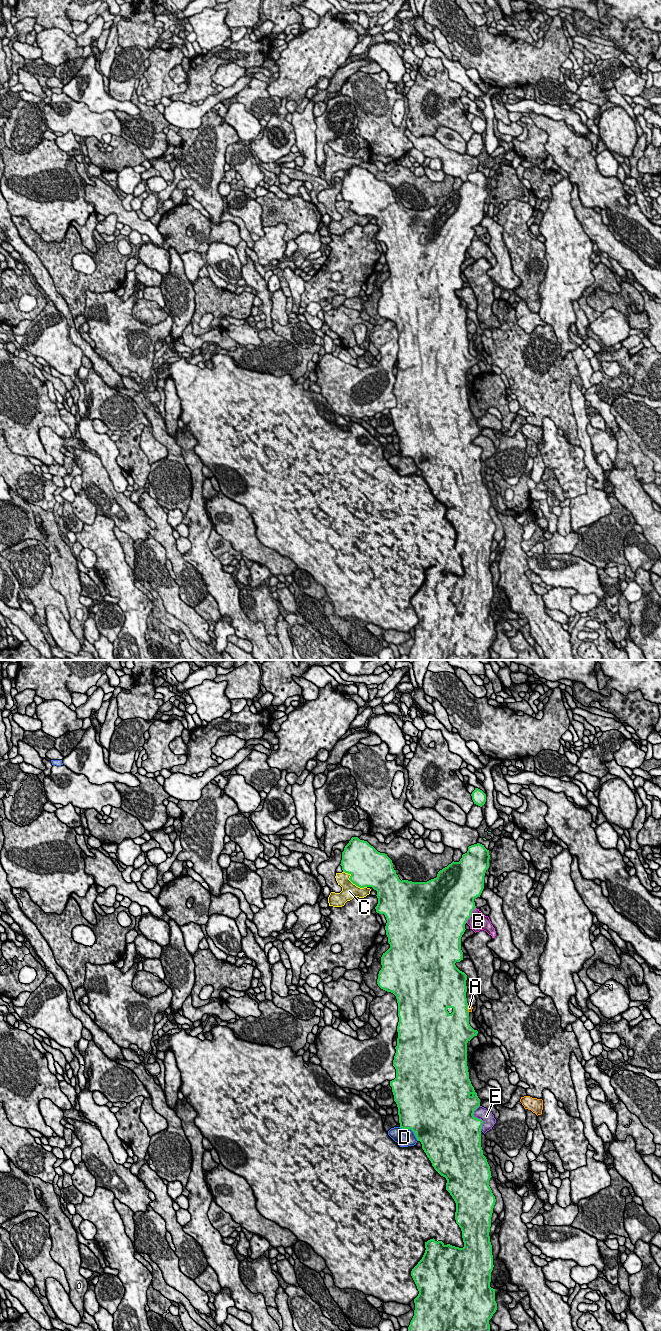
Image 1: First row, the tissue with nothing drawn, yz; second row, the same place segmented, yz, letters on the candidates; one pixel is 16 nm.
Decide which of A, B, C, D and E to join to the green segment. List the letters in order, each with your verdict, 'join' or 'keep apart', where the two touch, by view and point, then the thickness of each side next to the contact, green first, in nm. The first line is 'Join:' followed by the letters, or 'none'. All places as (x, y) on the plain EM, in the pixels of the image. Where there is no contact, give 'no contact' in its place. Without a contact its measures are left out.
Join: none
A: keep apart; meets green in yz at (467, 337); 360 nm thick on the green side, 70 nm on the other
B: keep apart; meets green in yz at (470, 243); 500 nm thick on the green side, 300 nm on the other
C: keep apart; meets green in yz at (352, 210); 460 nm thick on the green side, 260 nm on the other
D: keep apart; meets green in yz at (410, 456); 500 nm thick on the green side, 280 nm on the other
E: keep apart; meets green in yz at (477, 446); 480 nm thick on the green side, 200 nm on the other

